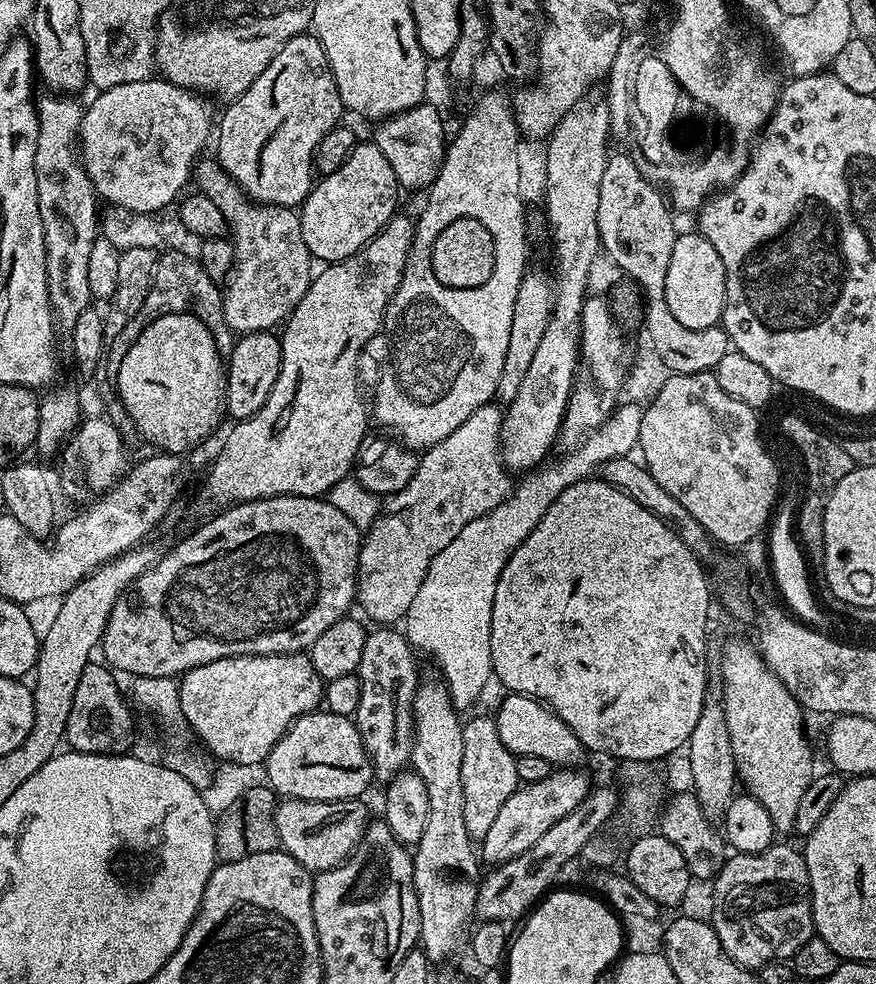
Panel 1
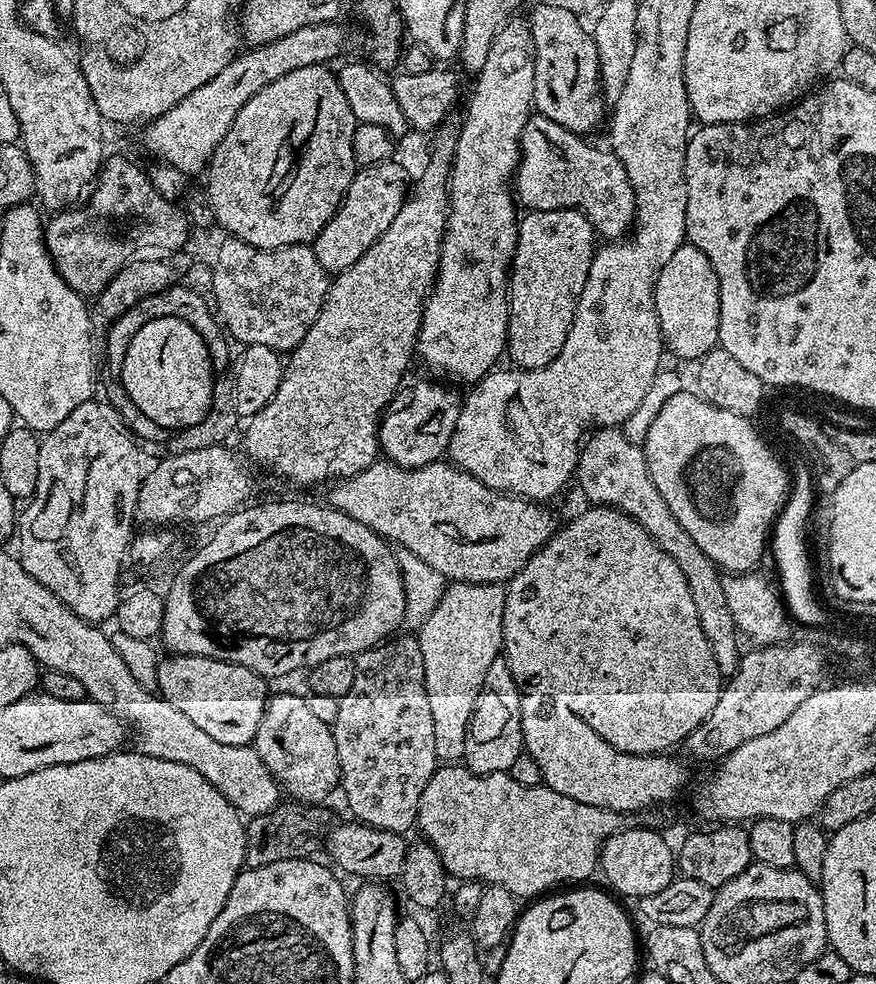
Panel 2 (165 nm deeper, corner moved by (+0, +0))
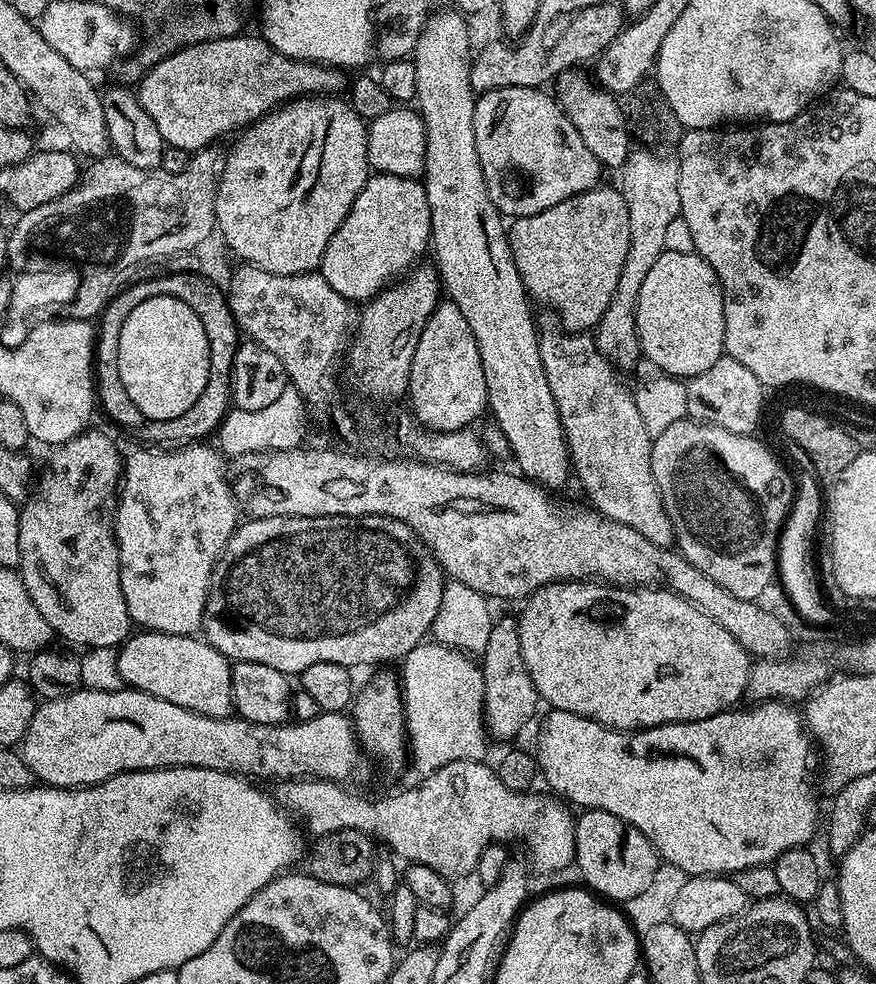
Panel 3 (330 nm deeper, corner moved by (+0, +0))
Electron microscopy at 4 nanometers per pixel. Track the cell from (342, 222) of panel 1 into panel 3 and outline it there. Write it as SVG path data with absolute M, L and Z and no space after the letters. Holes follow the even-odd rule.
M372 174L362 186L358 198L354 198L354 206L350 206L342 226L338 226L334 238L330 238L318 271L344 300L367 302L397 278L403 277L421 259L419 256L429 251L431 238L430 202L426 202L423 183L411 176Z

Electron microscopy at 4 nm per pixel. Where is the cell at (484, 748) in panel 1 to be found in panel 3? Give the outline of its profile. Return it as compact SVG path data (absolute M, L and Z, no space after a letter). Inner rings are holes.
M515 615L504 616L495 621L490 630L490 639L486 641L486 650L482 654L484 669L484 722L489 737L497 736L508 740L516 736L532 720L536 712L538 697L536 687L522 662L522 642L520 626Z

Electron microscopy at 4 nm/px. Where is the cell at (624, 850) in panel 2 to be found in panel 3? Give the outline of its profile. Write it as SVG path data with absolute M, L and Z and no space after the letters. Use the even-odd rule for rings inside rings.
M590 808L581 811L579 815L575 817L574 864L575 867L580 867L580 876L585 880L583 883L608 902L625 902L650 887L662 861L656 854L656 847L646 838L646 834L642 834L640 828L627 824L625 820L606 810Z

